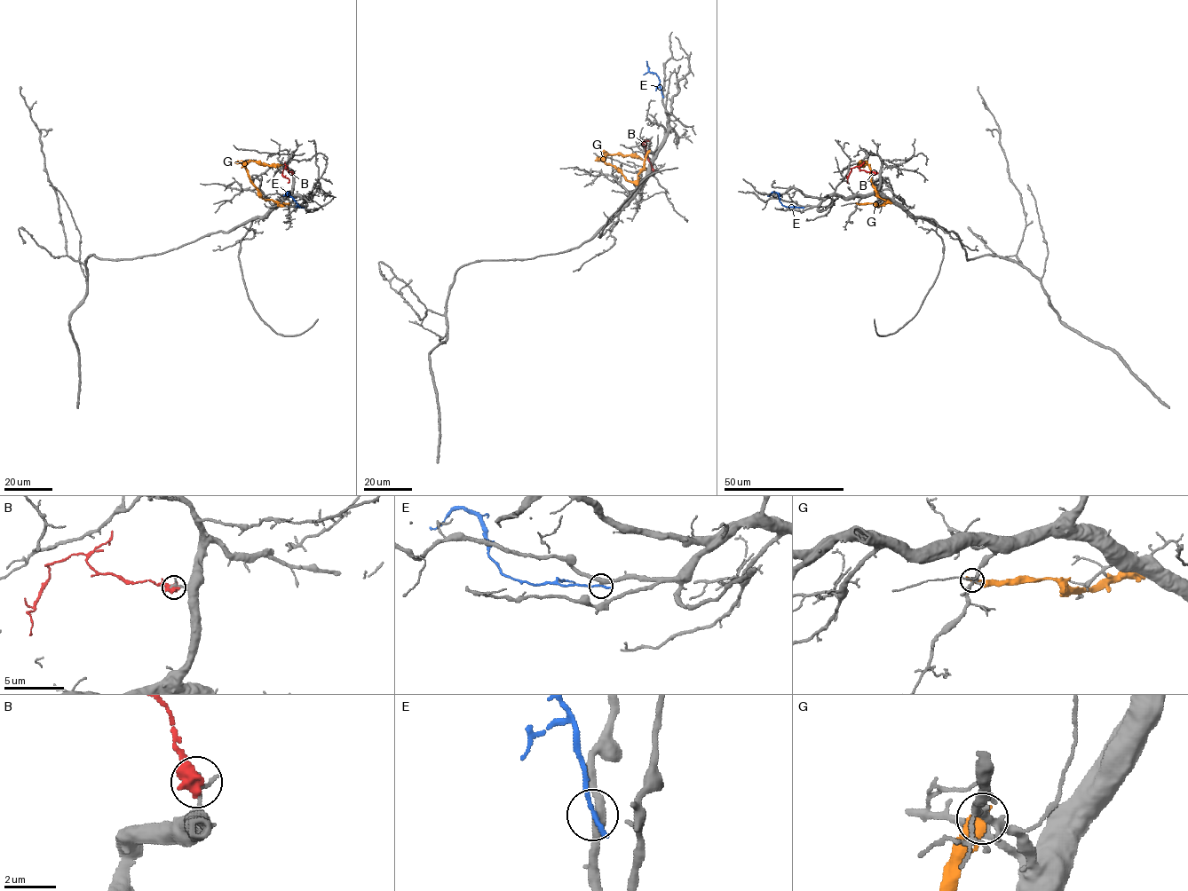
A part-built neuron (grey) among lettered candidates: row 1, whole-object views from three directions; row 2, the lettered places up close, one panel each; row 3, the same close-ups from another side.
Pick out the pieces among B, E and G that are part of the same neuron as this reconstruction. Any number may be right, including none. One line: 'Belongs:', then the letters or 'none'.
Belongs: none

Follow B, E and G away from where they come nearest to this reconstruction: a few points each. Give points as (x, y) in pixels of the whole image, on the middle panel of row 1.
B: (653, 169), (642, 144), (647, 140)
E: (662, 96), (659, 78), (649, 70), (646, 61)
G: (649, 151), (645, 169), (636, 181), (628, 181), (606, 163), (605, 157), (637, 155), (642, 160)

